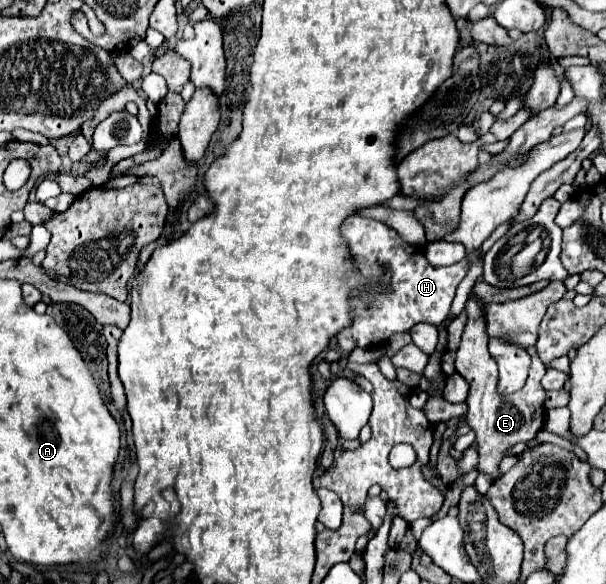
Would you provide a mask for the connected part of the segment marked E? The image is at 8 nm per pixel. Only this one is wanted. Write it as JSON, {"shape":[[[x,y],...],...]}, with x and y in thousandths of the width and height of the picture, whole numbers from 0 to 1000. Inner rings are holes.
{"shape":[[[781,509],[771,515],[767,529],[771,529],[774,546],[771,546],[771,557],[764,567],[761,594],[751,611],[751,632],[764,649],[771,649],[771,659],[774,659],[774,676],[767,683],[767,690],[771,690],[767,721],[787,745],[784,759],[787,759],[790,793],[784,803],[790,810],[807,813],[817,824],[827,817],[823,793],[837,779],[837,772],[843,765],[850,765],[853,759],[880,755],[899,728],[899,697],[896,697],[899,666],[893,676],[893,646],[899,642],[903,628],[893,622],[893,615],[886,608],[880,608],[880,622],[875,625],[865,663],[840,676],[820,676],[820,622],[814,618],[814,611],[804,601],[807,577],[800,570],[800,543],[794,539],[790,526],[794,526],[794,519],[787,519]],[[893,697],[896,697],[896,707],[893,707]]]}

